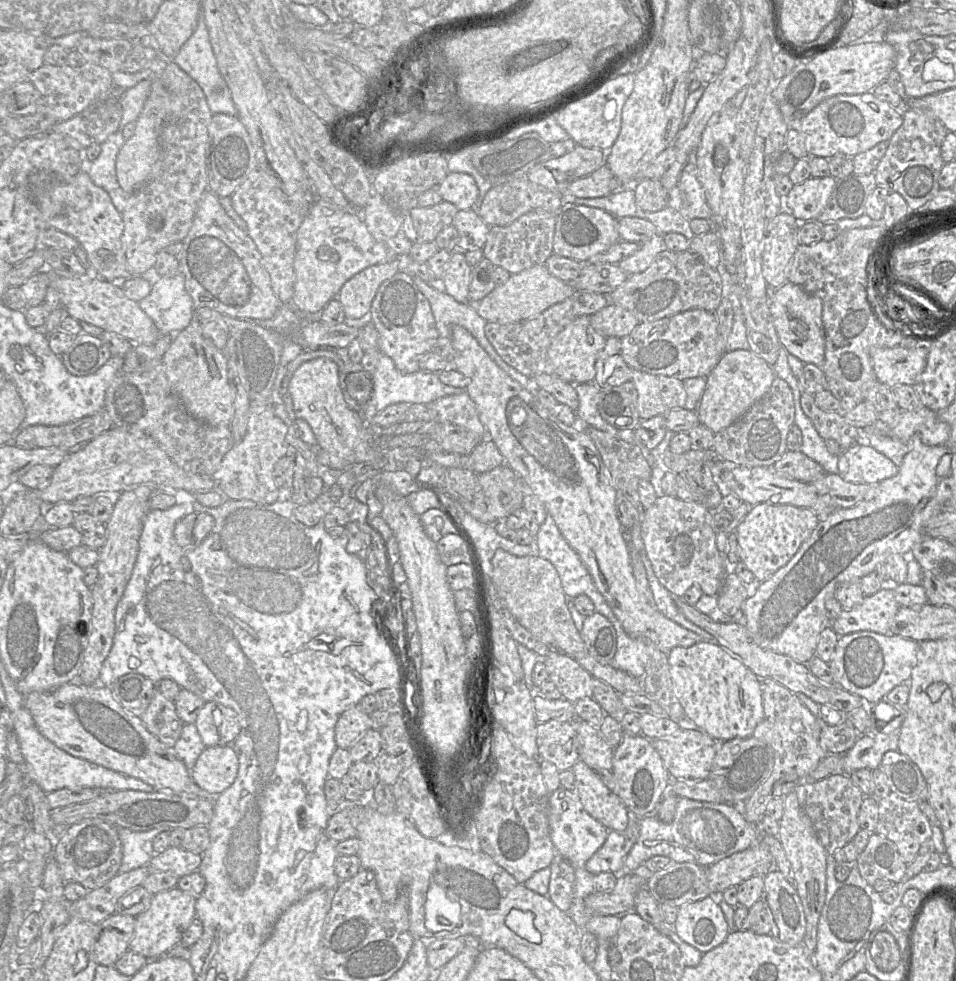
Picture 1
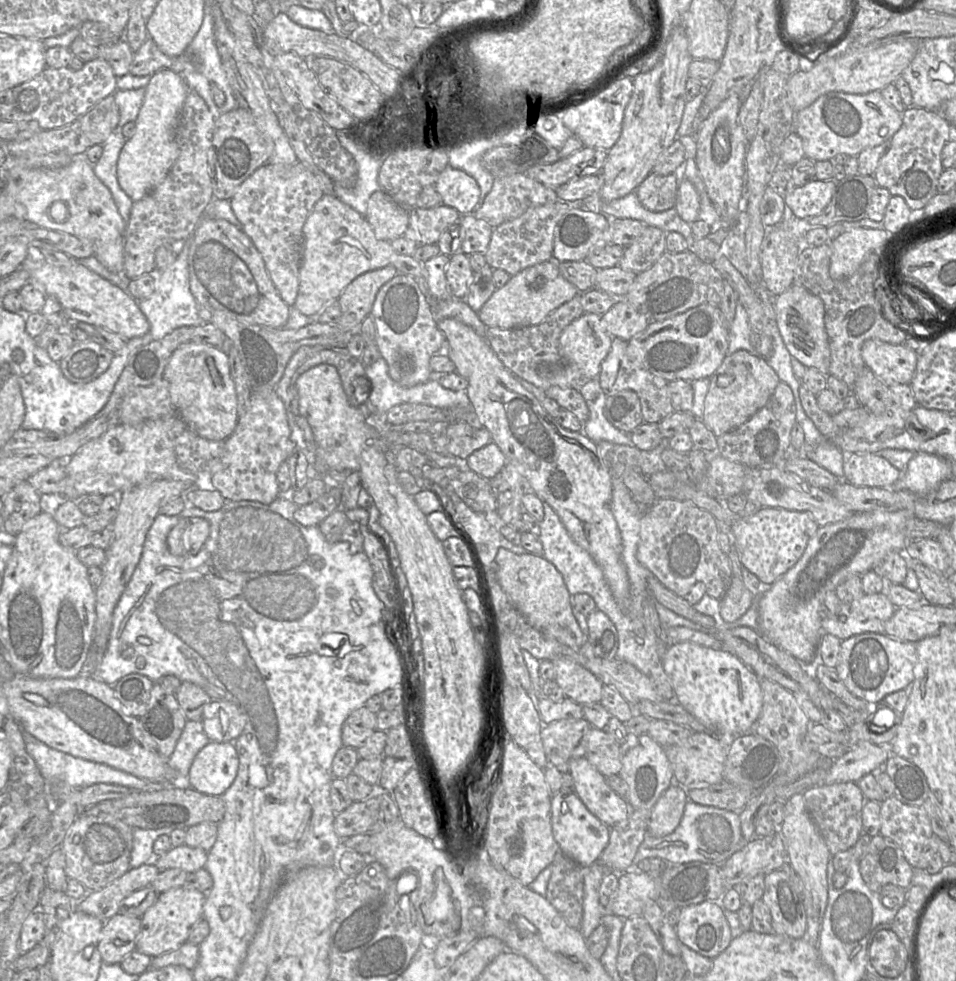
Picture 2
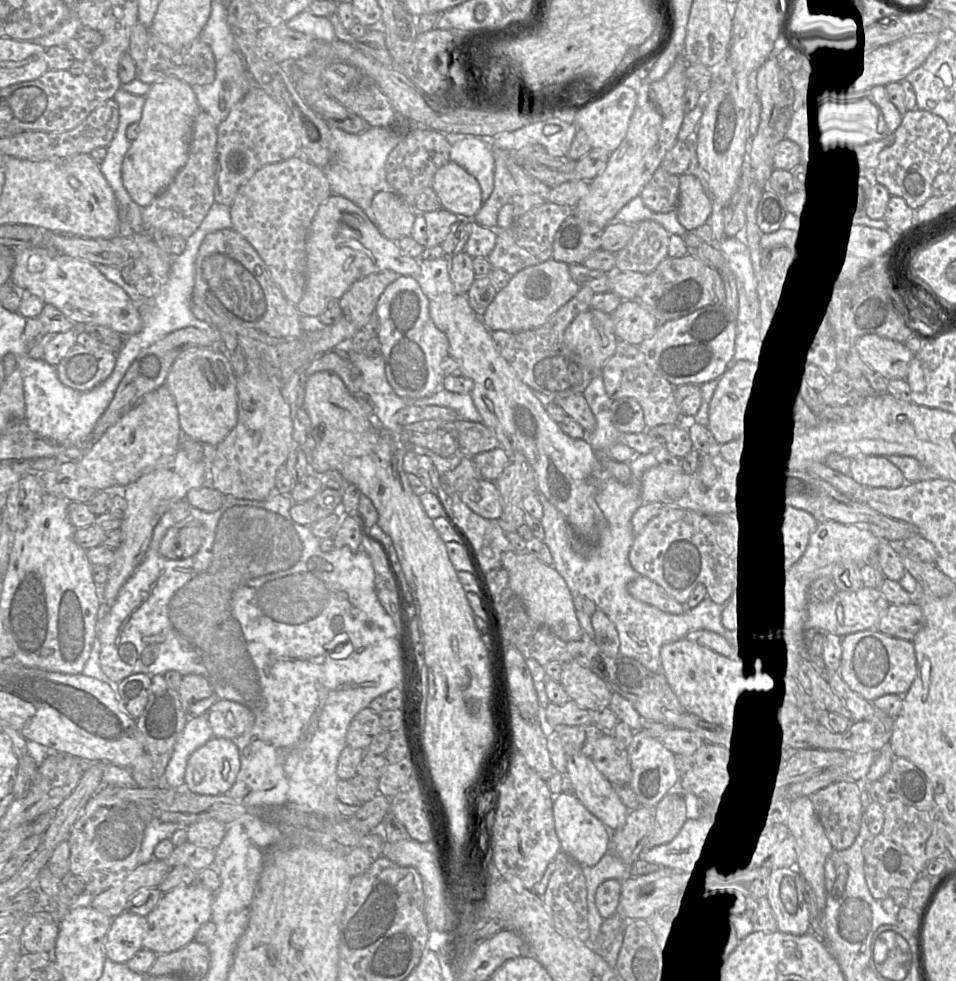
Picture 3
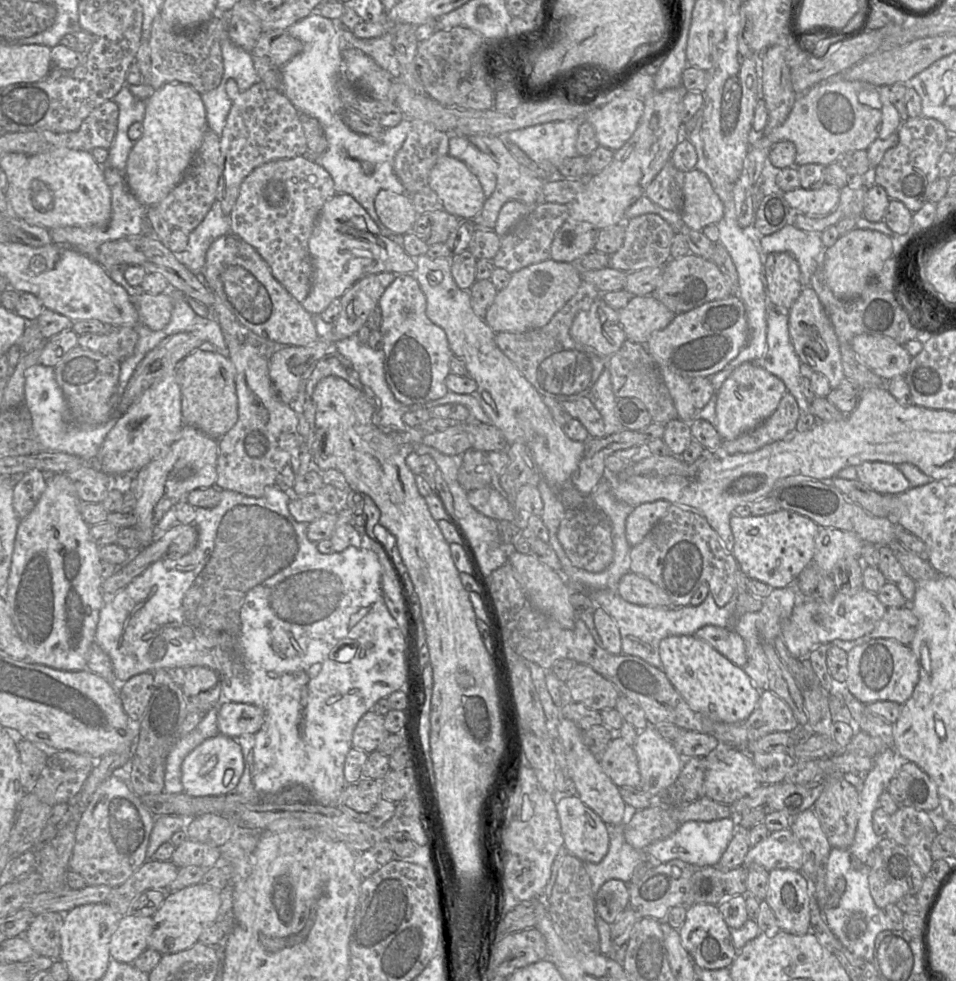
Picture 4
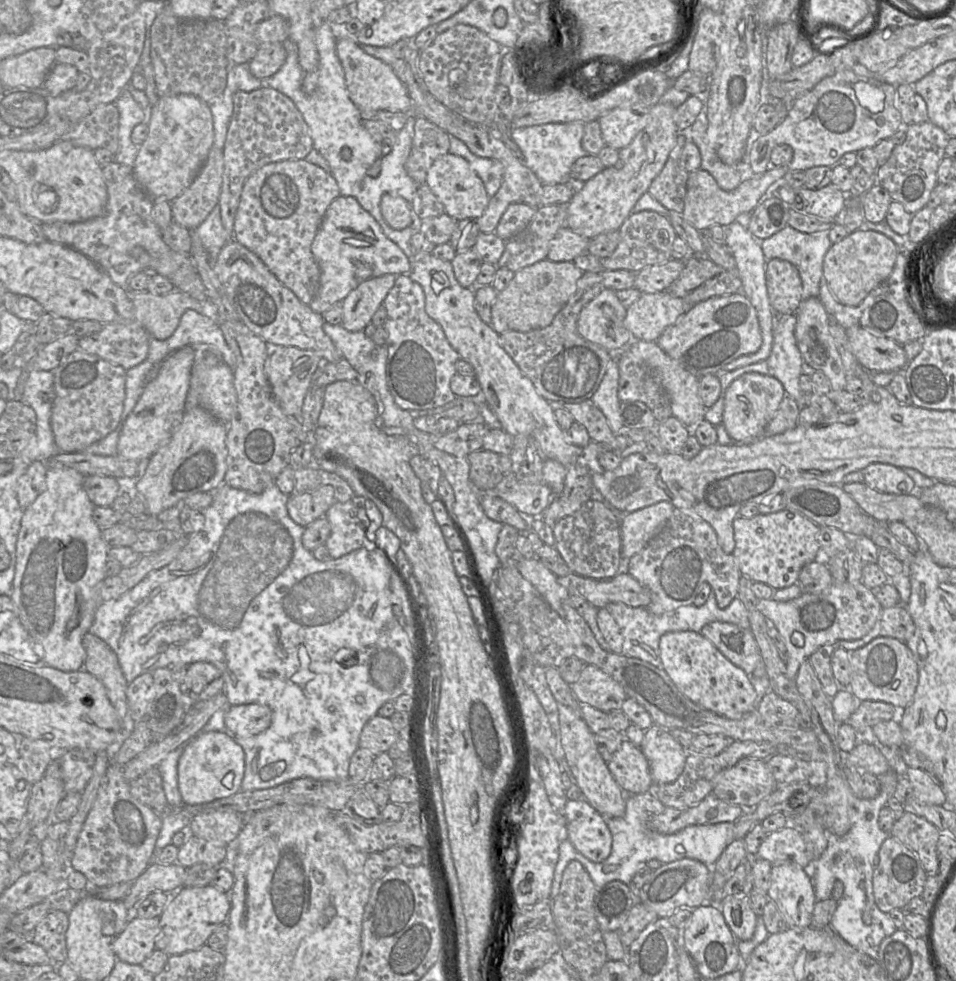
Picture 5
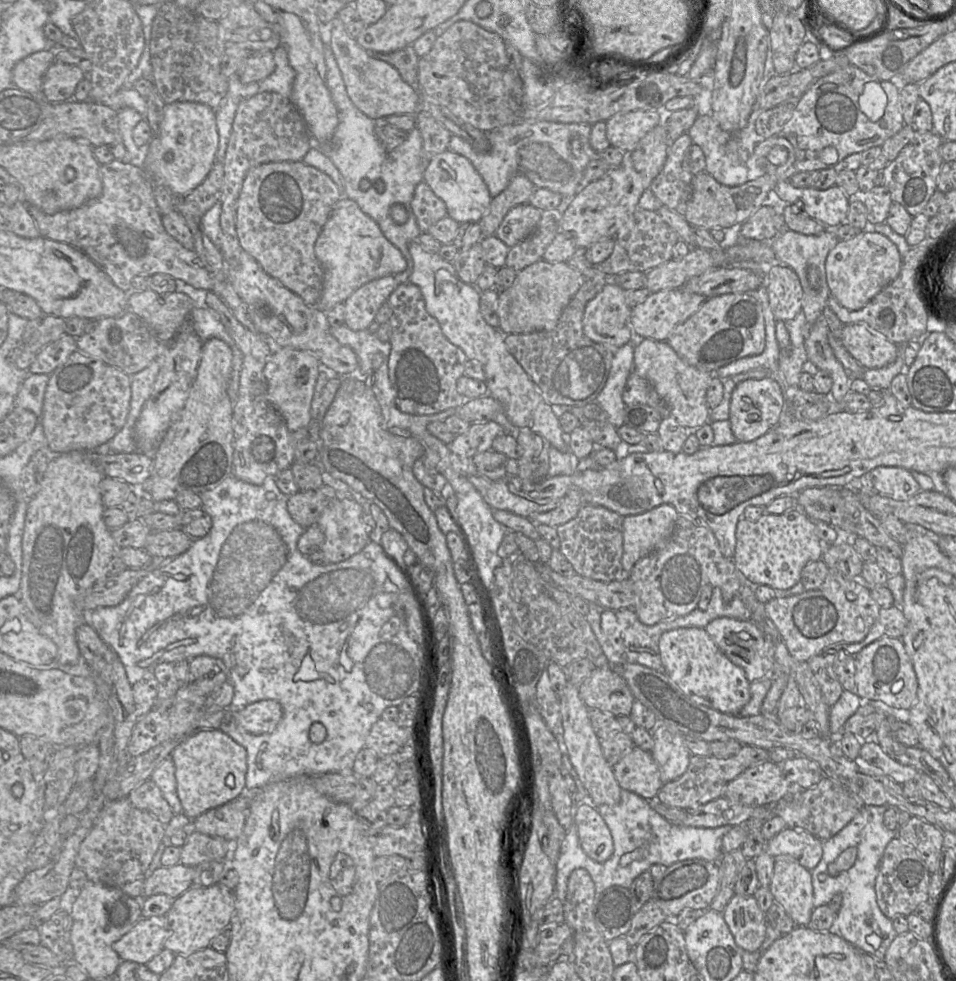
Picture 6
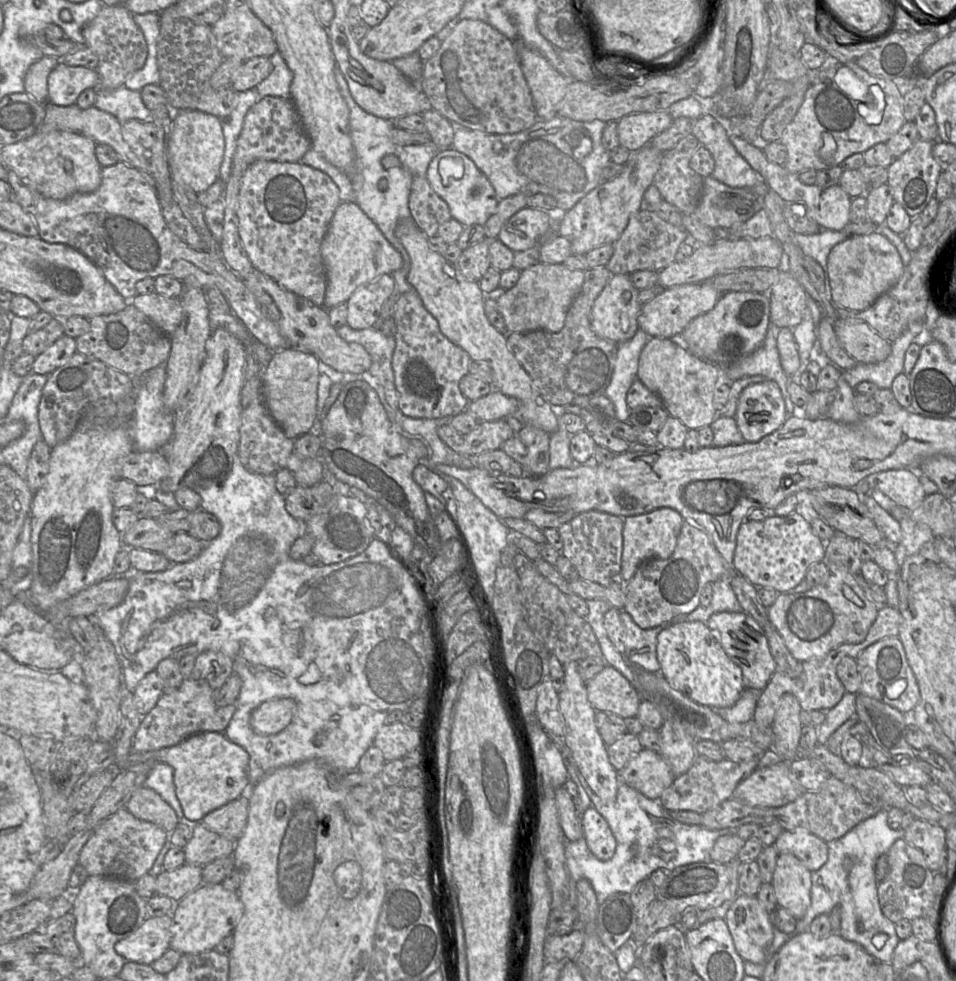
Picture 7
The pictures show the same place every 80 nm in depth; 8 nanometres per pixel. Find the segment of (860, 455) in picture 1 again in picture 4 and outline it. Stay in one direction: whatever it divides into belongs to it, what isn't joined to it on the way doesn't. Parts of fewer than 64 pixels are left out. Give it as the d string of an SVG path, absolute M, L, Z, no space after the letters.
M865 461L856 466L857 479L882 494L900 494L910 488L905 475L895 464L880 461Z

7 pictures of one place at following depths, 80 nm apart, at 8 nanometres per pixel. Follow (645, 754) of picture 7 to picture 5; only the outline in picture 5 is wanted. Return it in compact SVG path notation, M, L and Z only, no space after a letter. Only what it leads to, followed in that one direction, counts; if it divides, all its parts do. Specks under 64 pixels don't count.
M624 739L607 766L625 793L654 792L649 762L640 747Z

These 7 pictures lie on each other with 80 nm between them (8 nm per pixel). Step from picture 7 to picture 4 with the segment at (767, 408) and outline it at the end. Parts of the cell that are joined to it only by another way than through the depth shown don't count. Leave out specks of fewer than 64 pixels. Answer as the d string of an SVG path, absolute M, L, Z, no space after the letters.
M744 362L733 369L717 392L715 428L722 440L733 440L761 424L776 410L786 391L781 379L756 362Z

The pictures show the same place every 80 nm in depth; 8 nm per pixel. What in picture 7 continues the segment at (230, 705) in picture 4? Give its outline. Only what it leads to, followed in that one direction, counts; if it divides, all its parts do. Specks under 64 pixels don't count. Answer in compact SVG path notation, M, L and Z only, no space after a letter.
M292 698L268 700L253 710L250 725L258 734L277 734L290 724L296 710L297 704Z

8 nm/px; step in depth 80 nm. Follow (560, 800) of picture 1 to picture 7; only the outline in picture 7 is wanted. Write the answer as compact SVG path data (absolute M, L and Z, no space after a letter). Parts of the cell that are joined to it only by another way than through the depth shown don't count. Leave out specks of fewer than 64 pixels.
M587 808L582 815L583 837L589 850L602 861L612 858L616 850L616 839L605 818L594 808Z

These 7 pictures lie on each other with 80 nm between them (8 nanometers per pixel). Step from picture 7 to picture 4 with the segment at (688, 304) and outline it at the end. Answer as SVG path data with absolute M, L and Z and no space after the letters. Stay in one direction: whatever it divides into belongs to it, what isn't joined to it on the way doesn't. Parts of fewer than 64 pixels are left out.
M653 295L634 296L618 311L628 340L646 345L651 335L666 328L676 316Z

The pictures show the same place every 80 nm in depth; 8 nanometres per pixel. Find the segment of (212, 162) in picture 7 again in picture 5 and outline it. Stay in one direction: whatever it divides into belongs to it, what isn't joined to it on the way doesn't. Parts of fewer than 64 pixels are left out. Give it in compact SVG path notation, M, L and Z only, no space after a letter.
M188 94L160 97L155 105L149 105L147 113L148 135L138 147L133 173L142 189L154 200L171 202L192 183L204 165L214 145L213 117L208 104Z

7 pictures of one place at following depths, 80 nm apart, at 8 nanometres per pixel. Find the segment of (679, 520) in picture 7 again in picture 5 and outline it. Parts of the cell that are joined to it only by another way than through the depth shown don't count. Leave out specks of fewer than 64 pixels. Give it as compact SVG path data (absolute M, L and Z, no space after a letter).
M661 501L624 515L621 520L622 571L627 571L630 558L659 533L674 510L671 503Z

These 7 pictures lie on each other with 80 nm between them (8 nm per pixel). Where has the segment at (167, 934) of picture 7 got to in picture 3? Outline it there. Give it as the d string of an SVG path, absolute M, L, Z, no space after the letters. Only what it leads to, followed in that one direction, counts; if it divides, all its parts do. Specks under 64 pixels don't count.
M123 912L112 918L105 941L106 957L116 963L126 963L139 950L147 930L145 916Z

